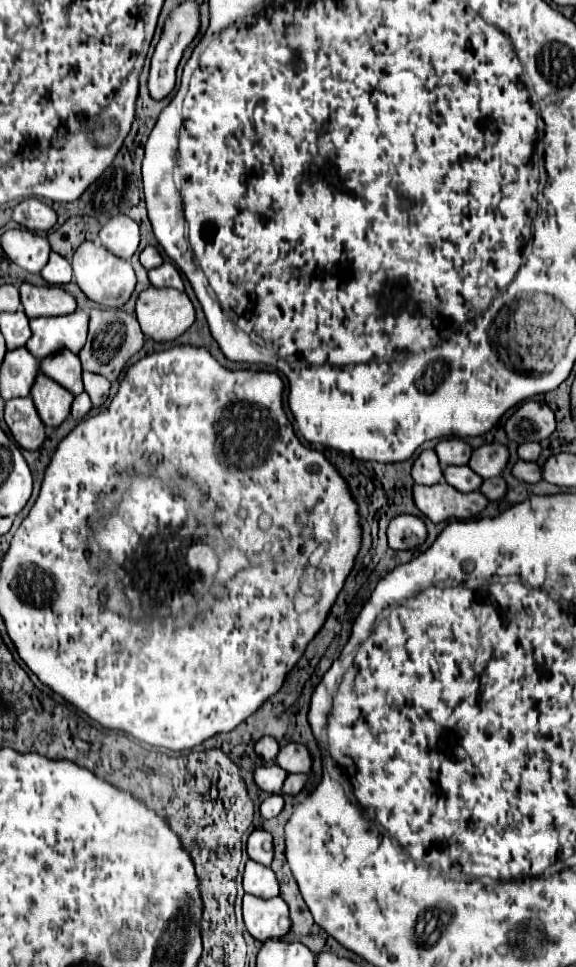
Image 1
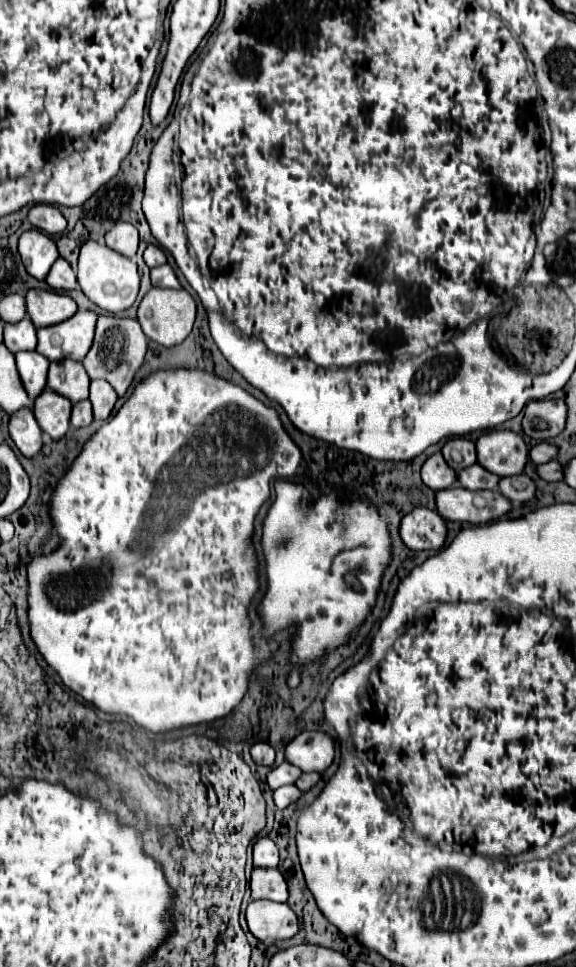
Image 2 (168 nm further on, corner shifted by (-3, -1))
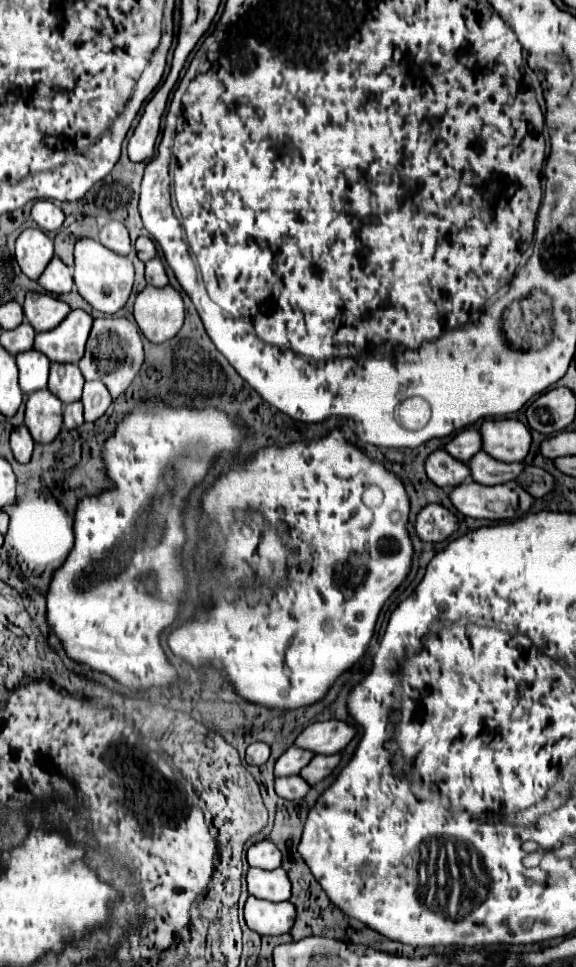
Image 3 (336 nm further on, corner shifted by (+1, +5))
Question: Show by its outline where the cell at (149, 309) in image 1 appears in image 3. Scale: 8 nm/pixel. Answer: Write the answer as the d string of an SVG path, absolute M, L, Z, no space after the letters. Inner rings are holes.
M146 286L134 302L134 318L150 342L166 342L184 324L184 302L176 288Z

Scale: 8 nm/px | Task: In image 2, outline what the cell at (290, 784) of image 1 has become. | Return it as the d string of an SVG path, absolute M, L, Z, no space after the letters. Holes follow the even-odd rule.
M306 772L306 774L302 774L302 776L298 778L296 786L298 786L302 792L306 792L306 790L310 790L318 780L320 780L320 774L318 774L318 772Z

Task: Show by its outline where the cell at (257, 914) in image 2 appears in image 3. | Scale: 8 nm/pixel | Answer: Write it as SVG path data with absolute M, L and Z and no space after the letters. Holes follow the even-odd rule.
M248 896L244 904L244 920L250 930L262 936L280 936L294 926L296 910L290 902L268 902Z

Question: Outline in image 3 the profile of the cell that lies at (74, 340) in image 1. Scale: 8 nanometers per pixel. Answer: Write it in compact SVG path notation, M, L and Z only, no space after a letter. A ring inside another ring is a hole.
M72 310L56 328L38 332L34 348L50 358L50 362L72 362L84 356L86 338L92 328L92 316L84 310Z

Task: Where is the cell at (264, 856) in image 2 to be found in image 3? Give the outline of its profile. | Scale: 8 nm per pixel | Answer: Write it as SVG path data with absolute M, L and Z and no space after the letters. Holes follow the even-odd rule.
M260 840L248 848L248 864L264 870L274 870L282 862L280 850L270 840Z

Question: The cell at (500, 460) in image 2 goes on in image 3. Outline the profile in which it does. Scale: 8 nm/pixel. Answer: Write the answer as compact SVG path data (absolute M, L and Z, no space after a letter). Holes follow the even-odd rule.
M490 418L480 426L482 450L500 462L524 462L532 436L520 420Z

